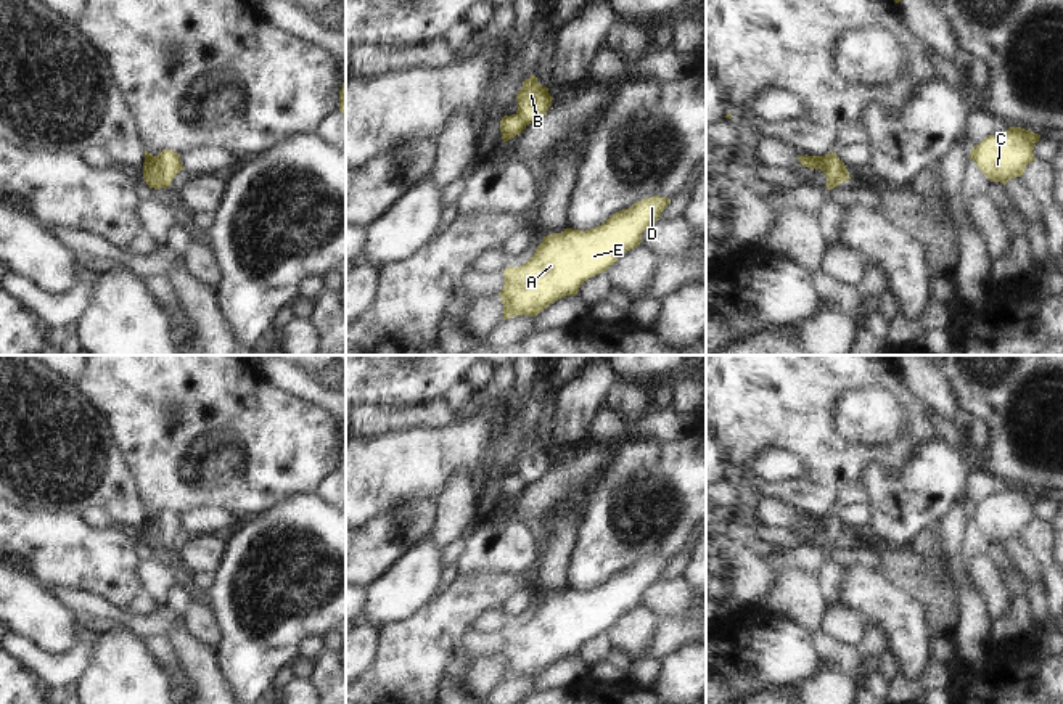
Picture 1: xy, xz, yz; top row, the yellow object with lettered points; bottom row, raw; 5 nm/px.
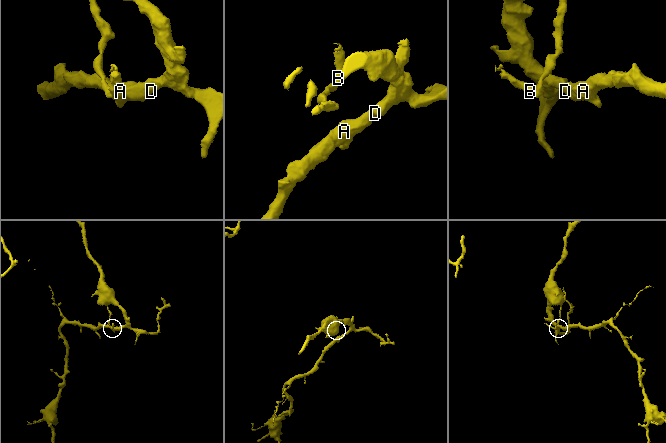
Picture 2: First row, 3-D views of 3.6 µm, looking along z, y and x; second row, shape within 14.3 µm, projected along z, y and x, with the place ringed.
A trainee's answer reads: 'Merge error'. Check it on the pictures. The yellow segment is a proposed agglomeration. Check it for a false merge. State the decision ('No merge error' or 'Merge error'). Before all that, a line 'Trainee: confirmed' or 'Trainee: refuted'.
Trainee: confirmed
Merge error

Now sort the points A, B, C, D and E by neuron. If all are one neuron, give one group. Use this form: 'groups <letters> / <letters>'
groups A C D E / B

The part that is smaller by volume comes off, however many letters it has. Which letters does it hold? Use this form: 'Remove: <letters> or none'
Remove: B

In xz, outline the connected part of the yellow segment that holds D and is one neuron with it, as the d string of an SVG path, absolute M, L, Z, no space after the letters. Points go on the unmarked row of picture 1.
M661 556L645 558L629 569L613 574L595 588L585 591L566 588L561 593L544 596L544 601L526 624L503 630L503 649L499 653L503 664L502 680L518 675L536 677L555 661L576 656L584 641L606 632L624 612L640 606L642 593L659 580L669 561L669 558Z

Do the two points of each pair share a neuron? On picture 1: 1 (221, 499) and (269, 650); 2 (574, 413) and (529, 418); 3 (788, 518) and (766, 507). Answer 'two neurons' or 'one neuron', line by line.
1: two neurons
2: two neurons
3: one neuron

